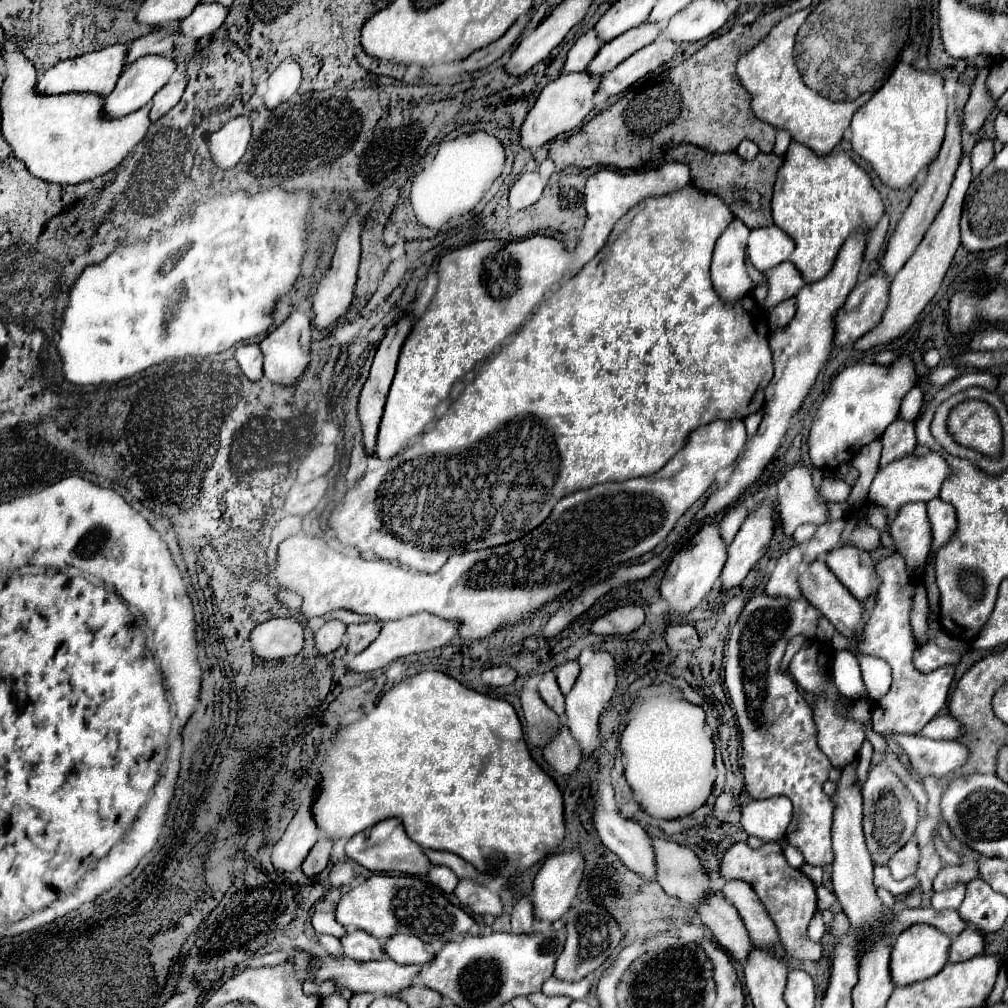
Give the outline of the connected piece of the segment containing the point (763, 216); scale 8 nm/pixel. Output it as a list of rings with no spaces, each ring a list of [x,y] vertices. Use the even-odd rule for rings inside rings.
[[[680,144],[680,146],[670,146],[664,150],[664,160],[680,160],[688,162],[690,172],[692,172],[692,184],[698,190],[710,192],[726,202],[734,218],[742,220],[748,228],[758,228],[758,226],[770,226],[772,222],[772,212],[770,212],[770,198],[772,198],[772,188],[776,180],[776,172],[782,166],[782,156],[776,154],[758,154],[754,160],[742,160],[736,152],[730,154],[710,154],[698,146],[692,144]],[[742,190],[752,190],[762,196],[760,208],[754,208],[742,200]]]

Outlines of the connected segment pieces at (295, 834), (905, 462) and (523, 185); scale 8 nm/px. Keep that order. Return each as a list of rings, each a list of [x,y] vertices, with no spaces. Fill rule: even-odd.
[[[310,794],[308,798],[304,798],[304,802],[300,804],[298,812],[294,814],[292,822],[288,824],[284,836],[276,842],[276,846],[272,848],[270,860],[274,864],[274,868],[278,872],[294,872],[300,870],[304,858],[308,856],[308,852],[312,850],[312,846],[320,840],[320,830],[314,824],[312,818],[312,800],[316,796]]]
[[[928,452],[926,456],[912,454],[908,458],[890,462],[886,468],[882,468],[876,474],[876,478],[870,486],[870,492],[868,492],[868,502],[884,508],[884,514],[886,514],[886,528],[884,530],[890,534],[890,524],[894,522],[894,516],[898,516],[900,508],[910,502],[930,502],[930,500],[938,498],[940,486],[948,476],[950,476],[948,464],[936,452]]]
[[[538,172],[522,174],[514,182],[514,186],[510,188],[510,208],[512,208],[512,212],[524,210],[524,208],[536,204],[540,194],[542,194],[542,190],[544,190],[544,182],[538,176]]]

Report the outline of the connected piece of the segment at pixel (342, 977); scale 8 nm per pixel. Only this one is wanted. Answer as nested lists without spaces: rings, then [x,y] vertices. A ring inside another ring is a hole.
[[[322,956],[320,958],[320,968],[312,974],[314,982],[334,982],[334,986],[338,988],[348,988],[352,992],[378,992],[378,994],[386,994],[386,996],[394,996],[398,992],[402,992],[404,988],[408,988],[414,978],[418,976],[420,966],[404,966],[398,964],[390,958],[386,960],[374,960],[374,962],[356,962],[350,960],[346,956],[334,958],[334,956]],[[374,988],[374,990],[370,990]]]

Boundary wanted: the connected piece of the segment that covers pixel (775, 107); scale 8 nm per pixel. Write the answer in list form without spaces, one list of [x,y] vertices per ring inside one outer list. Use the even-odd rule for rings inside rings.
[[[770,32],[758,46],[738,60],[738,78],[752,96],[754,114],[774,124],[778,130],[788,130],[796,142],[806,144],[818,154],[830,154],[842,140],[844,130],[850,126],[854,112],[864,100],[850,100],[850,104],[834,104],[806,88],[794,62],[794,48],[790,48],[790,32]]]

